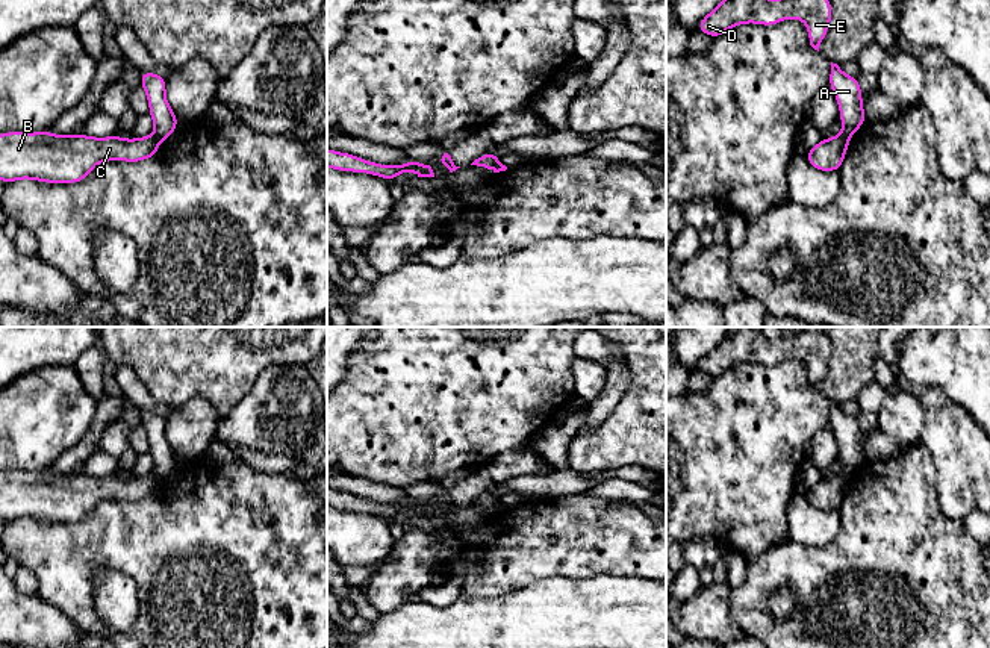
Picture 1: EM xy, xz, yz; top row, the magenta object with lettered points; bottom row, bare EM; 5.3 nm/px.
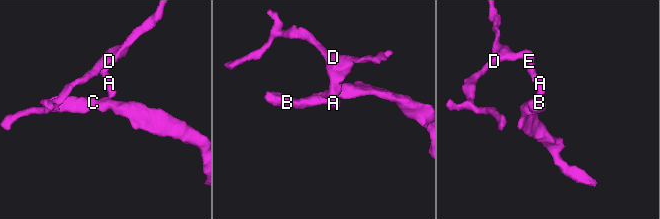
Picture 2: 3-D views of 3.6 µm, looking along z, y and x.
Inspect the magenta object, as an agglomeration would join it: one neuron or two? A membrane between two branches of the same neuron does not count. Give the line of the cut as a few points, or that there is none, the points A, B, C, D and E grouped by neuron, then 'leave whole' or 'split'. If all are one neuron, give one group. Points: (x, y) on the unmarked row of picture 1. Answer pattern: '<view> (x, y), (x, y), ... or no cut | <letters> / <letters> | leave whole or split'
yz (842, 473), (848, 479) | A D E / B C | split

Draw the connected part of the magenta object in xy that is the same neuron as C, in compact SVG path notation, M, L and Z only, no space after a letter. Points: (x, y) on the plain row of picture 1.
M9 471L0 474L0 519L6 524L32 518L47 522L77 522L106 500L141 501L156 495L160 480L151 474L121 475L53 474Z

